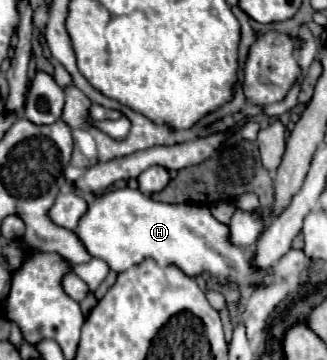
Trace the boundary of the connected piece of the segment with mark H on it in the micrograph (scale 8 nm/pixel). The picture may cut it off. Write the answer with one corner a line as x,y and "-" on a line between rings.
116,188
116,190
102,194
102,196
96,196
88,204
86,214
80,218
78,228
76,228
76,236
80,238
80,242
84,244
84,248
88,250
90,256
106,260
108,266
116,272
124,272
144,258
154,258
162,266
174,264
174,266
182,268
182,272
186,272
188,276
210,272
212,280
230,282
232,286
240,286
244,282
258,282
264,276
264,272
254,270
254,266
250,264
252,252
246,252
244,248
232,246
228,242
226,224
218,222
206,206
200,206
200,204
164,204
164,202
150,200
150,196
142,194
140,190
132,190
132,188

